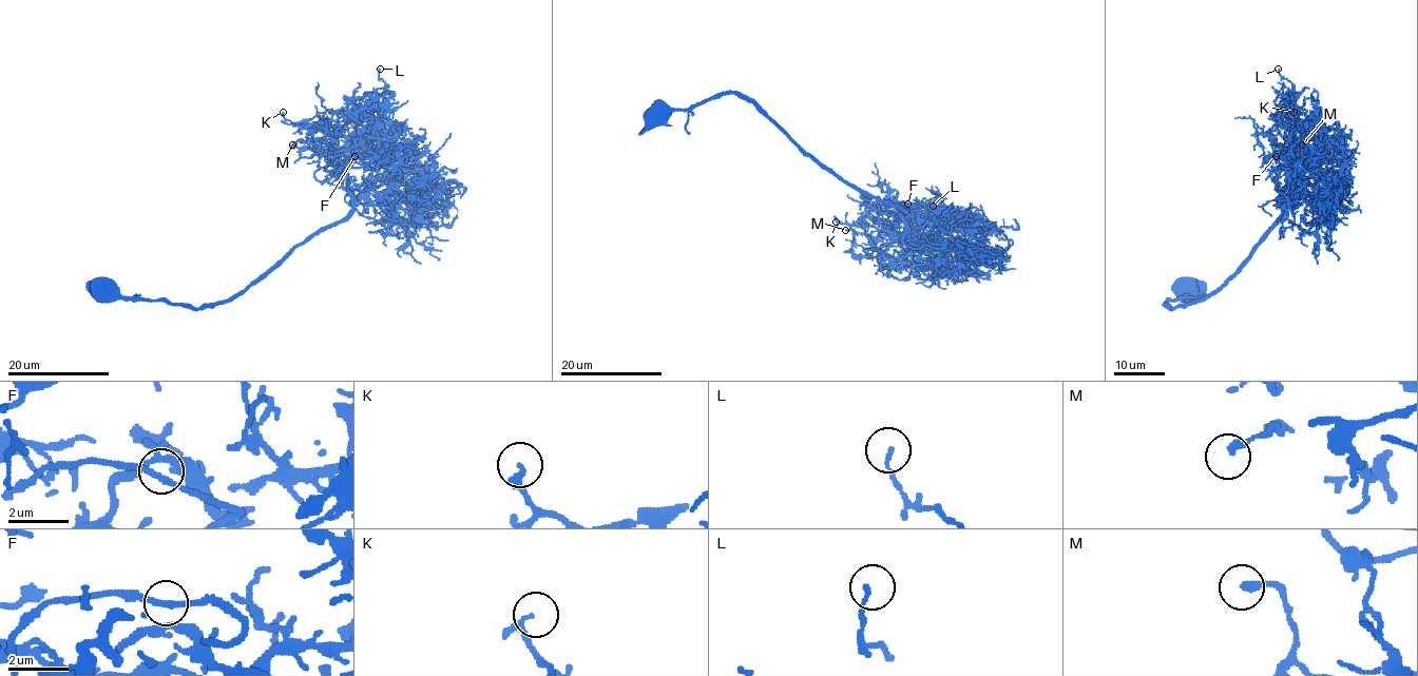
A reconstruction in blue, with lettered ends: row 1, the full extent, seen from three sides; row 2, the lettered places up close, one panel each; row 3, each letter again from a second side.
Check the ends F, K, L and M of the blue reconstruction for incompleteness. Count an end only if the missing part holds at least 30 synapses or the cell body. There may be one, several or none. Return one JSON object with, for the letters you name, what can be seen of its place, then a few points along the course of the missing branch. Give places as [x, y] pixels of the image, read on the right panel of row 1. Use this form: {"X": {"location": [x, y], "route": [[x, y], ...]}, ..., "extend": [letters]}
{"extend": []}

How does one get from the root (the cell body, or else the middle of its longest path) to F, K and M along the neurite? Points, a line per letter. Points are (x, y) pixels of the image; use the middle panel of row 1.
F: (652, 113), (743, 95), (848, 185), (905, 210), (898, 220), (900, 206), (920, 209), (907, 204)
K: (652, 113), (743, 95), (848, 185), (905, 210), (898, 224), (876, 236), (836, 221)
M: (652, 113), (743, 95), (848, 185), (905, 210), (898, 224), (861, 217), (863, 255), (845, 230)

